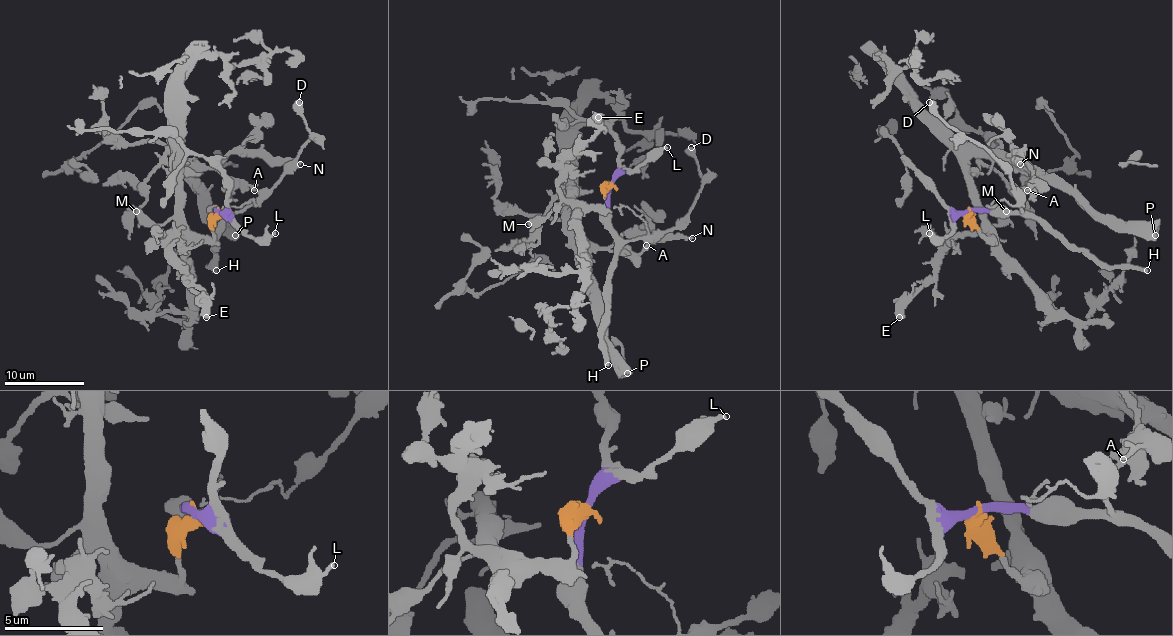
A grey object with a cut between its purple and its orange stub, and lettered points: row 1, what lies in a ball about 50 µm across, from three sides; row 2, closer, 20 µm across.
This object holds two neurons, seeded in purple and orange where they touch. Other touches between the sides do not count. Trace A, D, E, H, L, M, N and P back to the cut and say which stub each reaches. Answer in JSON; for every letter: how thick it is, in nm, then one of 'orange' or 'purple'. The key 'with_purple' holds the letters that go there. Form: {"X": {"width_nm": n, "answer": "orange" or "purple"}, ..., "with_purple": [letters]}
{"A": {"width_nm": 180, "answer": "orange"}, "D": {"width_nm": 650, "answer": "purple"}, "E": {"width_nm": 750, "answer": "orange"}, "H": {"width_nm": 440, "answer": "purple"}, "L": {"width_nm": 240, "answer": "purple"}, "M": {"width_nm": 600, "answer": "orange"}, "N": {"width_nm": 170, "answer": "orange"}, "P": {"width_nm": 400, "answer": "orange"}, "with_purple": ["D", "H", "L"]}

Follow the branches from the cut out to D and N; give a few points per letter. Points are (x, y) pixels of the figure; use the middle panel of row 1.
D: (611, 186), (609, 226), (621, 238), (656, 238), (688, 212), (702, 186), (700, 171), (690, 147)
N: (611, 186), (605, 204), (589, 206), (571, 192), (573, 226), (599, 246), (623, 234), (692, 238)

